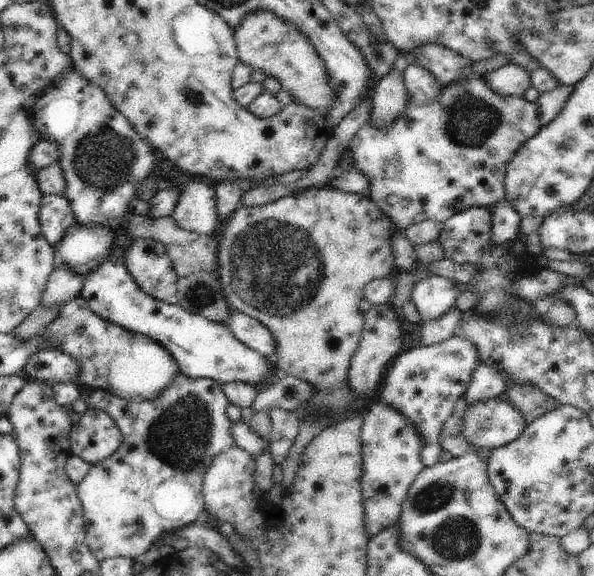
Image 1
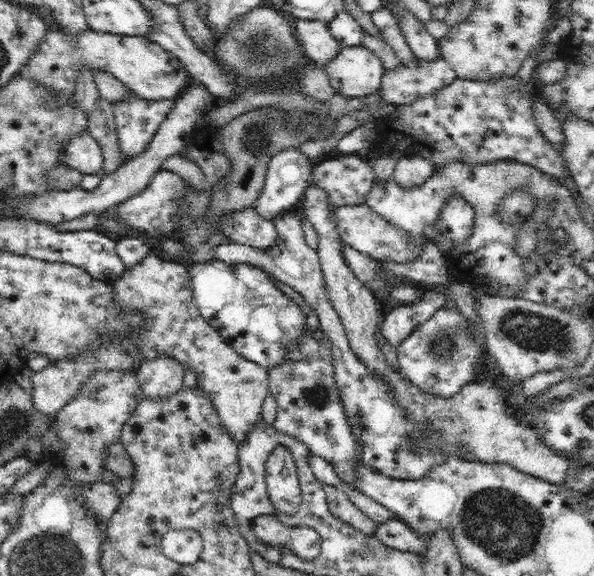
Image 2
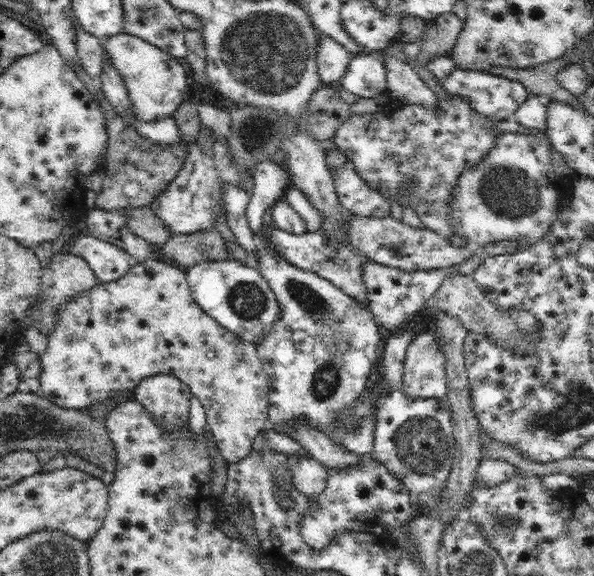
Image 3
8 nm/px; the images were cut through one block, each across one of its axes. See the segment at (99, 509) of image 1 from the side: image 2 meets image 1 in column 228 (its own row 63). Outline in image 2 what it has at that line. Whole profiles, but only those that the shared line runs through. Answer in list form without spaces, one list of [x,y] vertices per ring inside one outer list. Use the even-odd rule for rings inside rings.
[[[441,49],[438,58],[432,60],[432,62],[419,60],[419,58],[417,58],[417,61],[419,65],[416,67],[408,67],[400,60],[400,64],[396,66],[396,70],[385,70],[381,79],[379,94],[382,95],[382,99],[384,99],[386,103],[393,106],[410,104],[417,98],[434,94],[436,90],[440,90],[440,88],[452,84],[452,82],[455,82],[456,78],[458,78],[452,65],[441,56]]]

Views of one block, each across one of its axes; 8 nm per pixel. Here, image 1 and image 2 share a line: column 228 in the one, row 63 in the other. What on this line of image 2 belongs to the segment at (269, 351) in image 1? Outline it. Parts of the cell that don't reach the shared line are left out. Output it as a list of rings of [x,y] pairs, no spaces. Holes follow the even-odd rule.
[[[298,20],[294,28],[302,49],[311,61],[325,66],[340,52],[341,44],[334,39],[334,35],[324,23]]]

